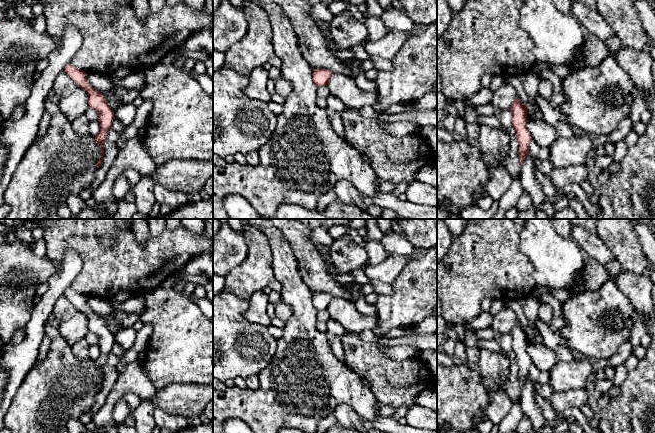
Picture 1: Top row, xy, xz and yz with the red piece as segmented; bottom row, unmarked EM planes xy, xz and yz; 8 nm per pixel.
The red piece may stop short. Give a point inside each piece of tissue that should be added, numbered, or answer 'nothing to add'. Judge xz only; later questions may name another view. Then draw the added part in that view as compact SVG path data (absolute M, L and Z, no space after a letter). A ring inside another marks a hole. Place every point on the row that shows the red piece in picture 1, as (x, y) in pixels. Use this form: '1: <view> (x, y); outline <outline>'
nothing to add

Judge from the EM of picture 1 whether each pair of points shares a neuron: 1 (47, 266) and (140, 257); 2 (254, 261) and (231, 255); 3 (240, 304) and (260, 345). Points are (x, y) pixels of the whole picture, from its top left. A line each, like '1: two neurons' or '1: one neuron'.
1: two neurons
2: two neurons
3: one neuron

